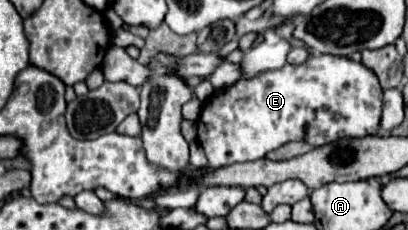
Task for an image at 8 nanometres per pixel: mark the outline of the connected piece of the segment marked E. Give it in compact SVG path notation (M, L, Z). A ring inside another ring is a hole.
M334 54L310 56L300 66L286 64L278 70L266 70L254 78L242 78L224 92L220 90L210 96L210 102L206 100L198 118L198 142L208 156L208 164L218 168L234 162L260 160L270 150L294 140L306 140L312 148L318 148L338 138L374 136L380 130L382 118L382 96L378 92L384 92L378 76L362 62Z

